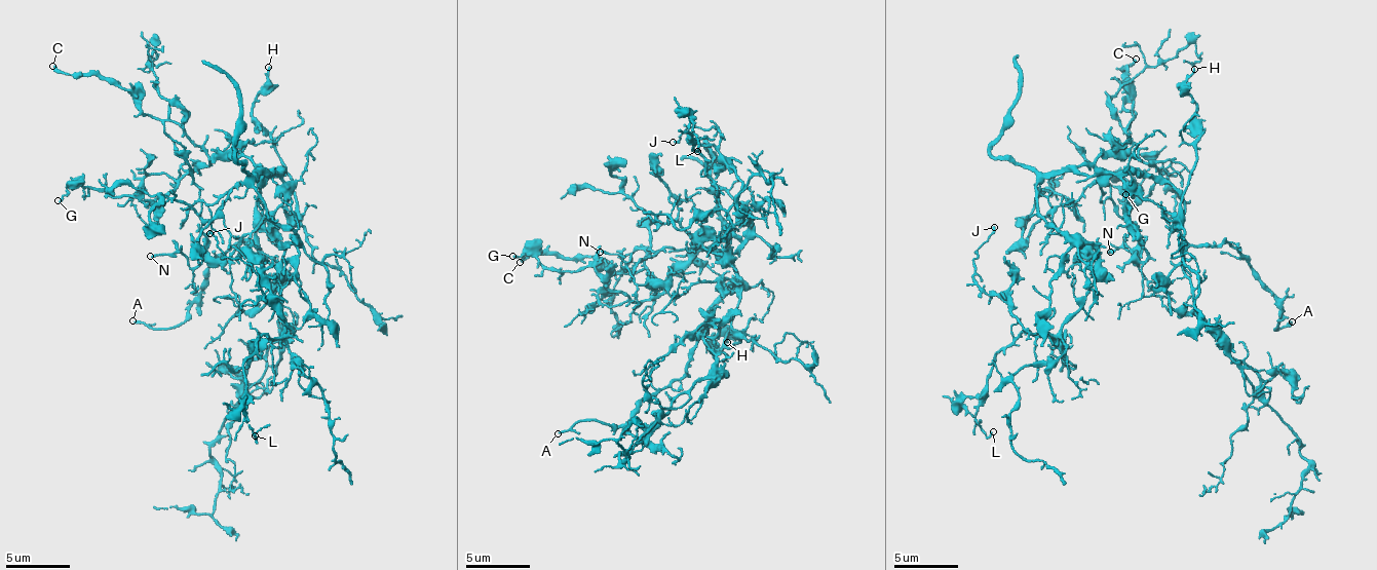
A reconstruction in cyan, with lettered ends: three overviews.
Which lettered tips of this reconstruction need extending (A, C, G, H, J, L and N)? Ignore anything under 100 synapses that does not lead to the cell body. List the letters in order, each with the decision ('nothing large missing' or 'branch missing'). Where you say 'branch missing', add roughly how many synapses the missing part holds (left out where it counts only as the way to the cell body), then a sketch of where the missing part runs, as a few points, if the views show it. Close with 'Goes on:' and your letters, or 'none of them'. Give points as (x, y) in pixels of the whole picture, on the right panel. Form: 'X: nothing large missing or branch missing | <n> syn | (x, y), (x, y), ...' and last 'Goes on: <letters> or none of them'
A: nothing large missing
C: nothing large missing
G: nothing large missing
H: nothing large missing
J: nothing large missing
L: nothing large missing
N: nothing large missing
Goes on: none of them

